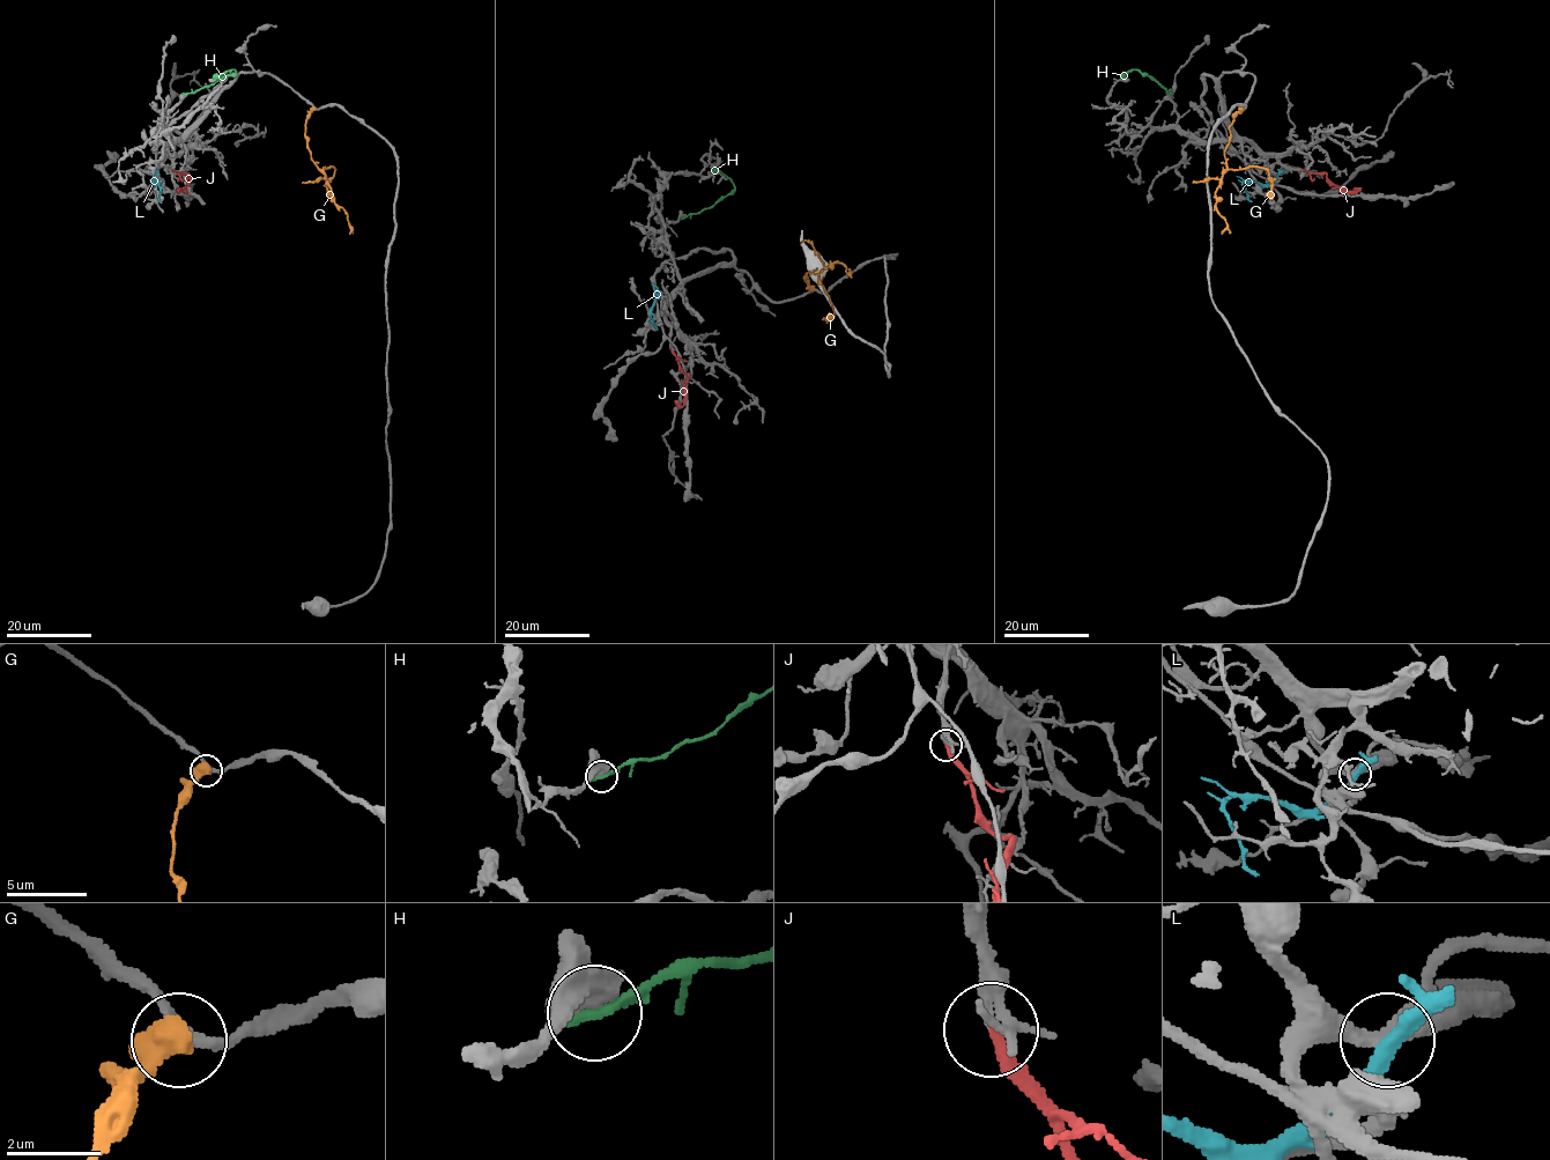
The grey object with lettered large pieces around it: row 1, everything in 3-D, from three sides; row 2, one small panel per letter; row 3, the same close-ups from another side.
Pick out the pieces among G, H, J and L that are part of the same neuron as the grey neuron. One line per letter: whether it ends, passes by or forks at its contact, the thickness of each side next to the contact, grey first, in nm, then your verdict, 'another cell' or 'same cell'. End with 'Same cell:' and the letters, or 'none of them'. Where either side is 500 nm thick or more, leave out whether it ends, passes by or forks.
G: 240/750 nm | another cell
H: 600/280 nm | another cell
J: it ends | 190/240 nm | same cell
L: it passes by | 360/320 nm | another cell
Same cell: J

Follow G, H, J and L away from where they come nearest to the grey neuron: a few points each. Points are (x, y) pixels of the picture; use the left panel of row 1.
G: (314, 109), (306, 122), (308, 149), (326, 177), (332, 198), (347, 215), (349, 234)
H: (184, 94), (192, 94), (236, 72), (234, 69), (213, 78)
J: (172, 170), (190, 178), (186, 191), (176, 189)
L: (154, 175), (153, 185), (158, 184), (160, 201)

